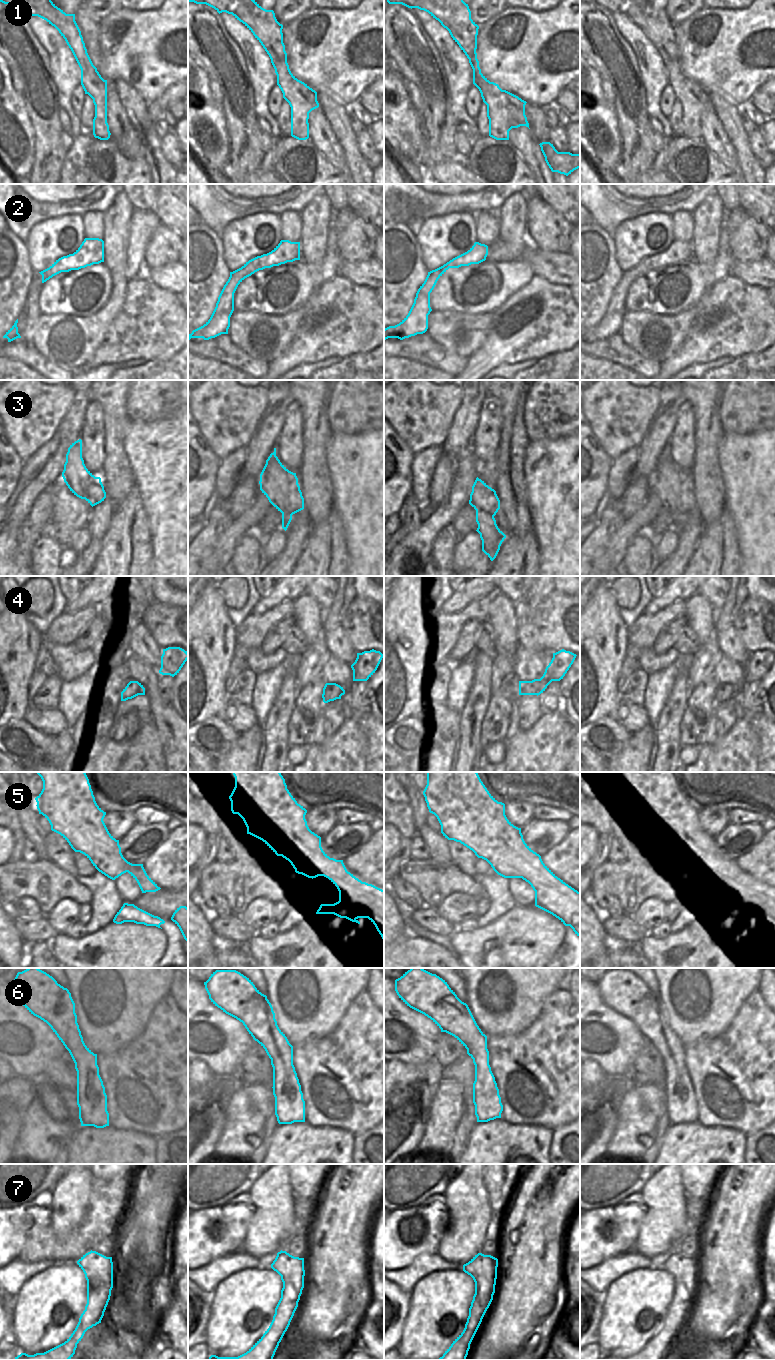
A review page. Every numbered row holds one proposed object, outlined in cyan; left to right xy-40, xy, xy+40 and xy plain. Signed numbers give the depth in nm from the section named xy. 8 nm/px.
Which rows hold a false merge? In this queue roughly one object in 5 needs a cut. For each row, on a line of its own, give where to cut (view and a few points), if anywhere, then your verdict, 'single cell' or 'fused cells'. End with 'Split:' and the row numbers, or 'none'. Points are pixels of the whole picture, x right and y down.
1: cut none; single cell
2: cut none; single cell
3: cut none; single cell
4: cut none; single cell
5: cut none; single cell
6: cut none; single cell
7: cut none; single cell
Split: none

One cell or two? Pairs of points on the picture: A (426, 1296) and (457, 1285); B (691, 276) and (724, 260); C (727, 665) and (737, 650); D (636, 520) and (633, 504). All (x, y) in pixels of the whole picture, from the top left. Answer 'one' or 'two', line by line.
A: one
B: one
C: two
D: two

